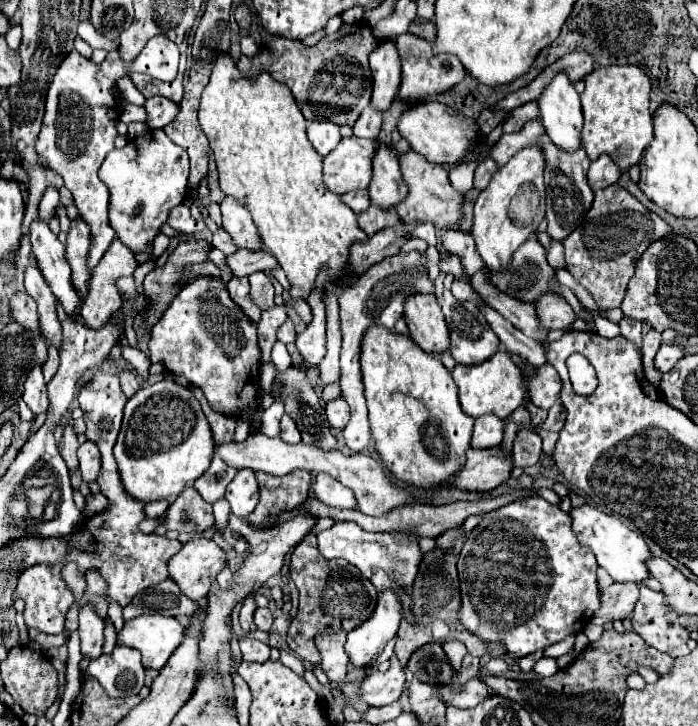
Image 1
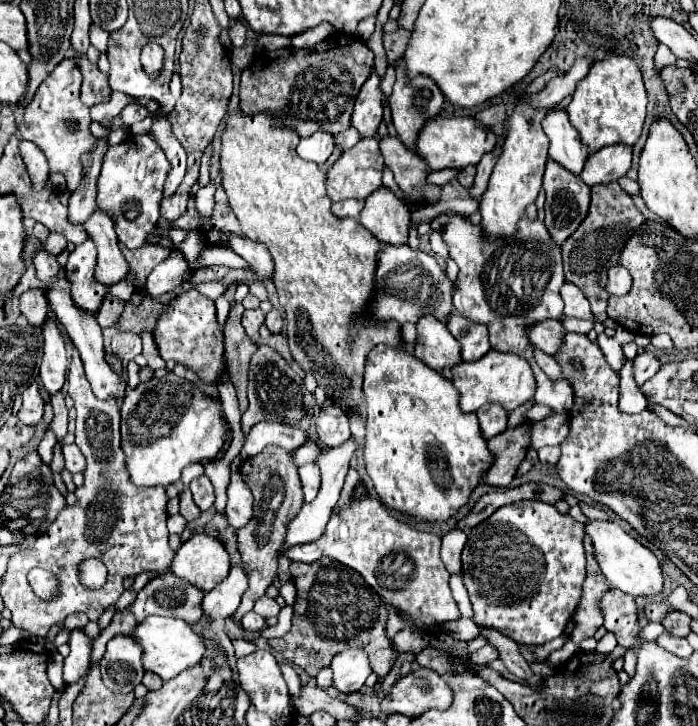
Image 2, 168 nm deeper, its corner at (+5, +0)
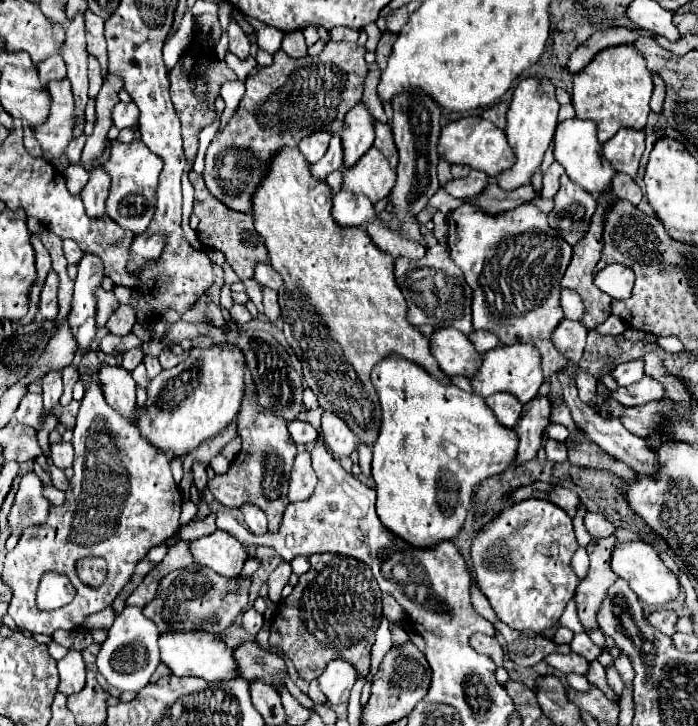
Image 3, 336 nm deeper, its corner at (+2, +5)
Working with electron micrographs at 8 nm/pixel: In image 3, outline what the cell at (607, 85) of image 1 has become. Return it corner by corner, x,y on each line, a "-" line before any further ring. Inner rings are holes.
631,44
613,46
601,50
593,62
573,76
573,108
577,118
591,118
597,122
599,142
605,144
621,128
643,130
651,112
649,100
653,92
651,72
645,66
643,56

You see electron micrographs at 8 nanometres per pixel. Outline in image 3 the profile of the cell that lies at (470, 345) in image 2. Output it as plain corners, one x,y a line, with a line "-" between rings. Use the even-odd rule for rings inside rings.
473,330
473,332
469,334
469,340
473,342
473,346
475,346
475,350
477,350
479,354
485,354
485,352
493,350
495,346
499,346
497,336
493,336
493,334
487,332
487,330

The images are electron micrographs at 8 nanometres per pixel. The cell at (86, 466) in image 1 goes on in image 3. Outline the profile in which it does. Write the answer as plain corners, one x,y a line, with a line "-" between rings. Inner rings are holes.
69,442
51,444
51,458
57,468
61,468
61,470
71,468
73,466
73,444
69,444

